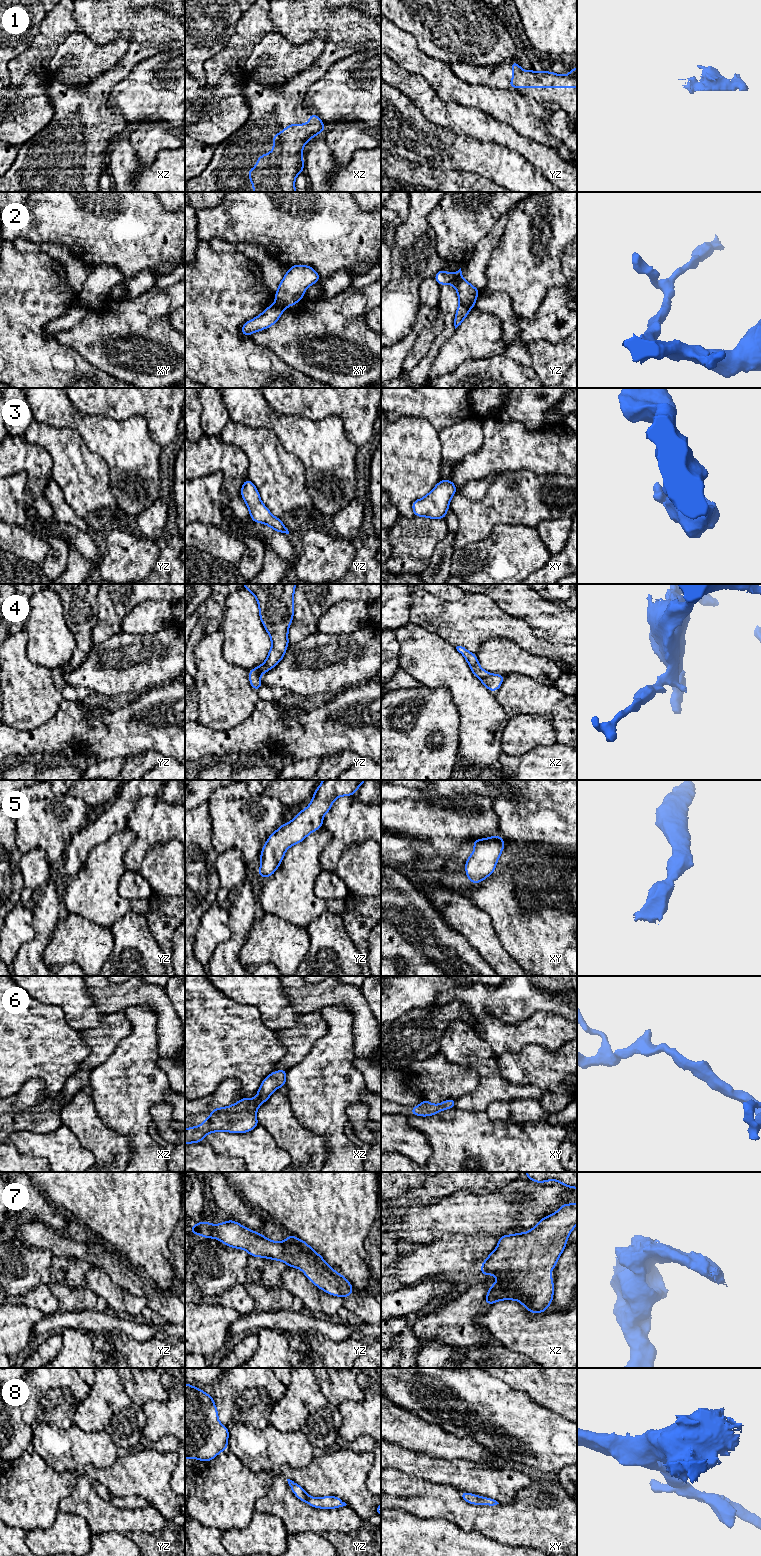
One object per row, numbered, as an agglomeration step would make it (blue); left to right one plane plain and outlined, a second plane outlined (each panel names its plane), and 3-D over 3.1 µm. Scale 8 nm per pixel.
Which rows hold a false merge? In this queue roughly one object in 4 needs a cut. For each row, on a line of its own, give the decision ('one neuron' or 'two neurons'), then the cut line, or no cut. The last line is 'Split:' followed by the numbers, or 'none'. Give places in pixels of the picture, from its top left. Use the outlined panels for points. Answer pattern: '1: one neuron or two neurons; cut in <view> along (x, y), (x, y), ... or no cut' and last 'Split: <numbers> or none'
1: one neuron; no cut
2: two neurons; cut in yz along (460, 302), (470, 308)
3: one neuron; no cut
4: one neuron; no cut
5: one neuron; no cut
6: one neuron; no cut
7: one neuron; no cut
8: one neuron; no cut
Split: 2

